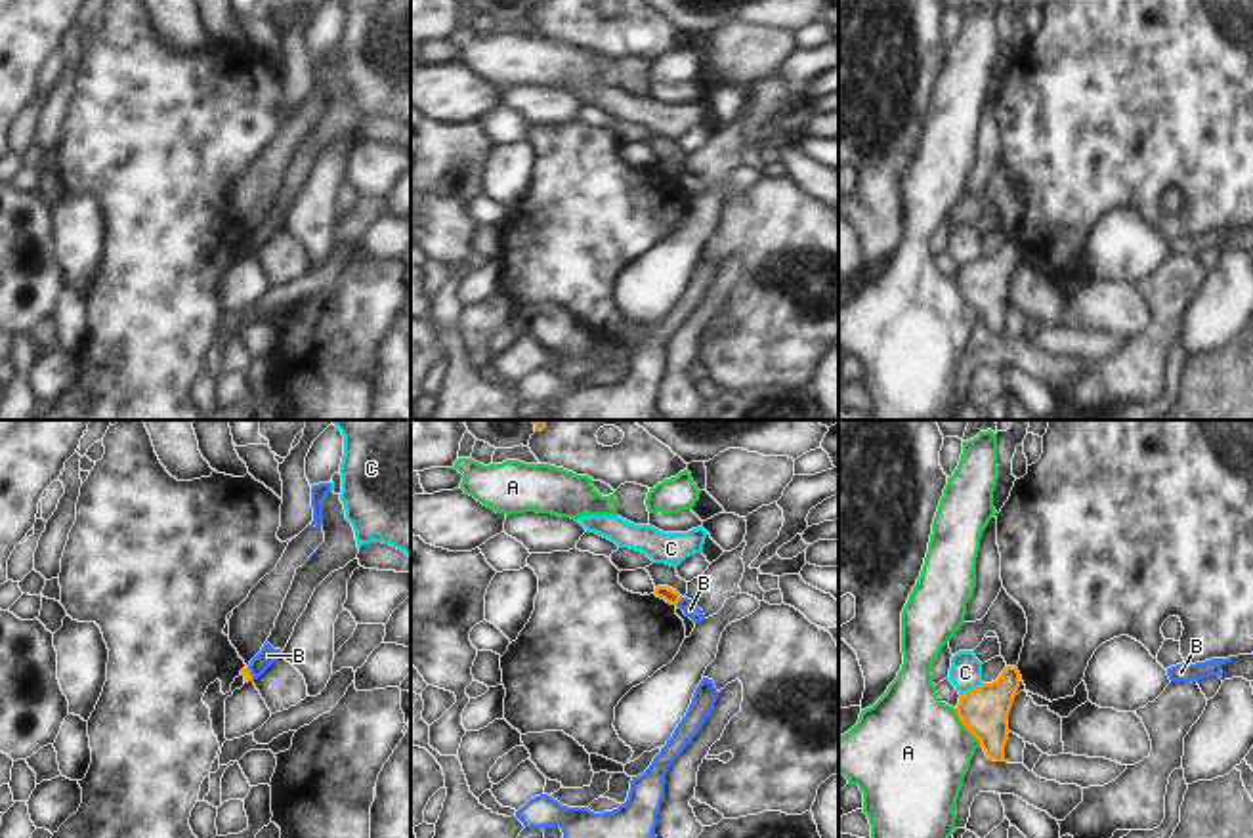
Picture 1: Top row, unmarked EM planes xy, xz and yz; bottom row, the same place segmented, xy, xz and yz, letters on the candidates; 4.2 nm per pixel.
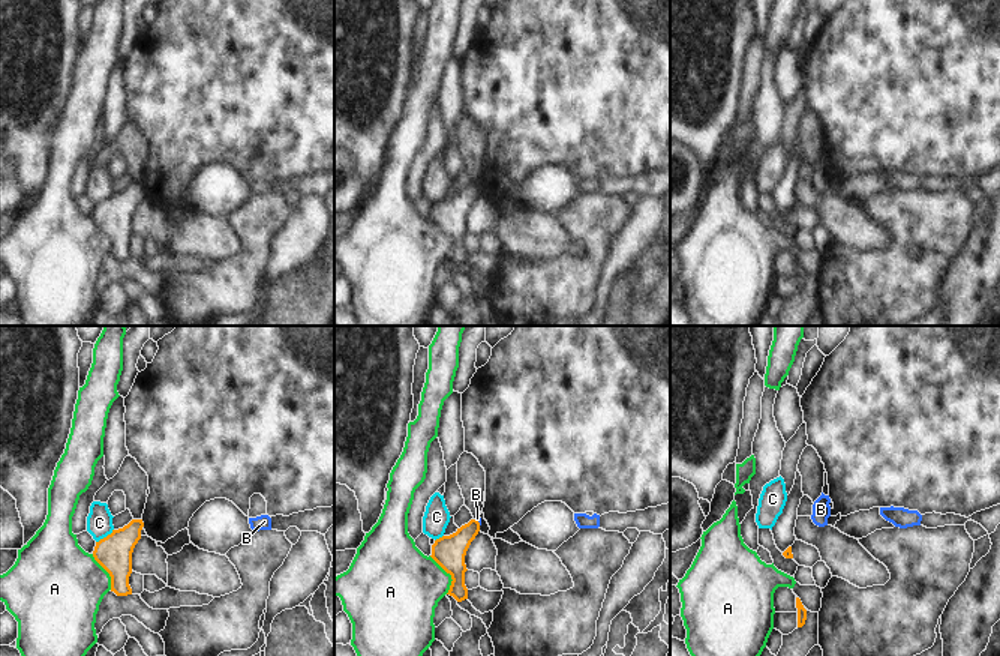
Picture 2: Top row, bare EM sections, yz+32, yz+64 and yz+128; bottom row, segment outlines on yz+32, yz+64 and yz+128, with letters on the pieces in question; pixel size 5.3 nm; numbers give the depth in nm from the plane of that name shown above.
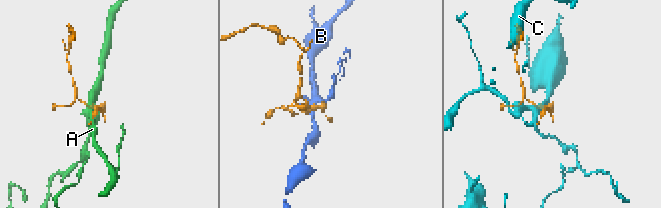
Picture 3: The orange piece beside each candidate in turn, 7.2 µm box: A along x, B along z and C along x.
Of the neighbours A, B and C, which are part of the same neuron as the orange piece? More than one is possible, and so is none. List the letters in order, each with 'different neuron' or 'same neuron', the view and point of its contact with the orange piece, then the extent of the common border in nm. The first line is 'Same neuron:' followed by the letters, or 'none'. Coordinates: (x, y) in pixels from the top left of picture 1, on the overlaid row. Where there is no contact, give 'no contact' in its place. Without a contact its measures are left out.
Same neuron: none
A: different neuron | yz (965, 726) | 200 nm
B: different neuron | xz (679, 600) | 50 nm
C: different neuron | yz (973, 690) | 110 nm

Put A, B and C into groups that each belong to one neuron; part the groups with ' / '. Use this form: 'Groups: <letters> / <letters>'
Groups: A / B / C

